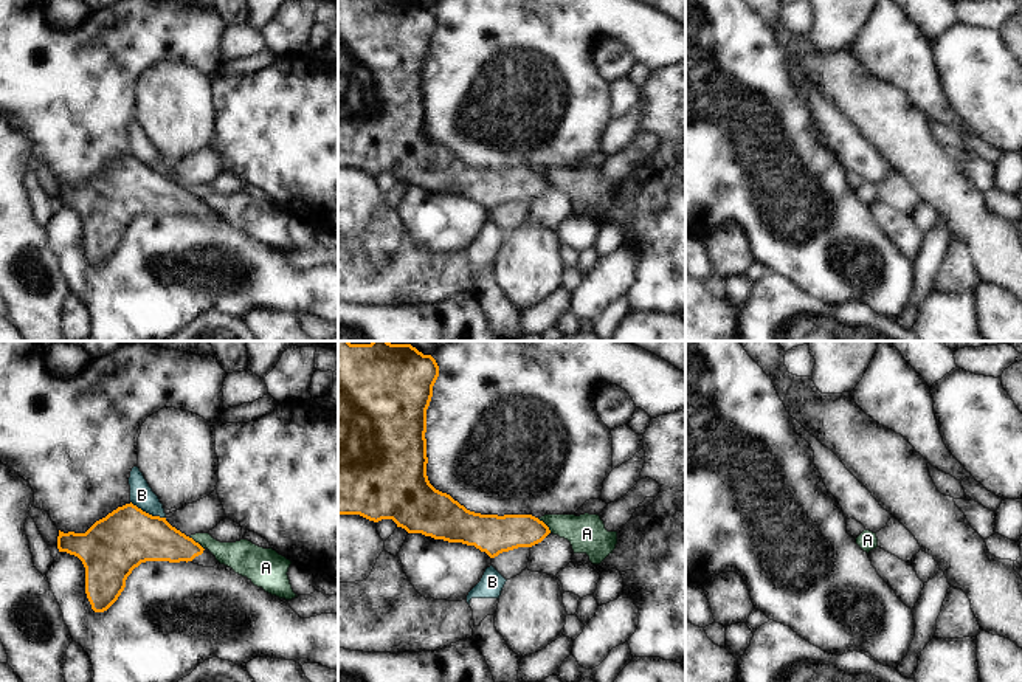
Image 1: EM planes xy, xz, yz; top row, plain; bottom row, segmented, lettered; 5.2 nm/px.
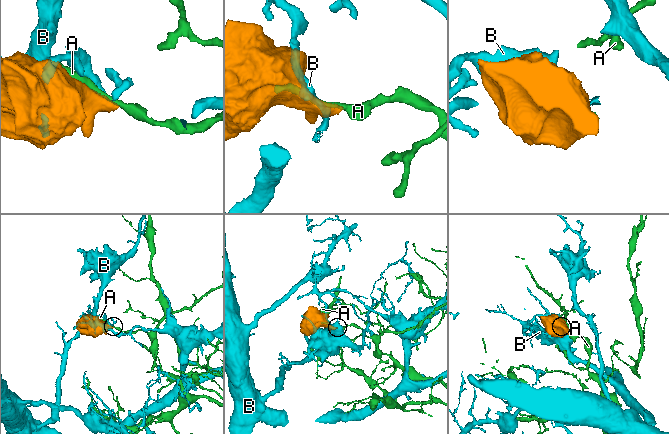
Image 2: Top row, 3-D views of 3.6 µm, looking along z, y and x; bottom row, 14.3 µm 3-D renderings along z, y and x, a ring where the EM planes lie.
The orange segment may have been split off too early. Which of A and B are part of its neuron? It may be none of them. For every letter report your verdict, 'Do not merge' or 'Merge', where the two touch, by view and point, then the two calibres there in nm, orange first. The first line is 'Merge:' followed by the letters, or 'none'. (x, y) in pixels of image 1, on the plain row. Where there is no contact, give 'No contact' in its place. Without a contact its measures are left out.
Merge: none
A: Do not merge. Touches orange at xz (545, 177). Thickness 190 nm (orange) against 200 nm
B: Do not merge. Touches orange at xy (148, 166). Thickness 320 nm (orange) against 120 nm

